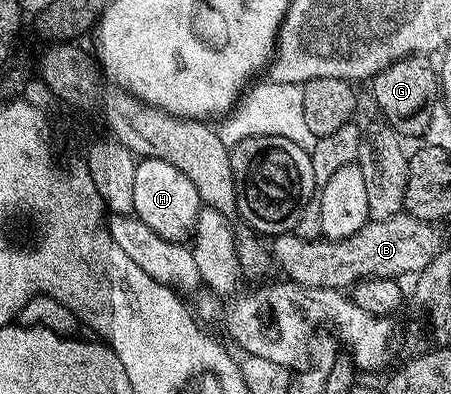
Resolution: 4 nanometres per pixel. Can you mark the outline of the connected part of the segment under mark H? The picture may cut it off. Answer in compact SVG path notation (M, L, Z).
M139 158L135 165L133 192L133 214L140 221L144 221L148 229L160 233L162 239L173 243L181 243L191 238L198 211L204 204L196 193L196 185L192 185L192 181L188 181L188 177L184 177L184 173L176 169L176 165L163 159Z

